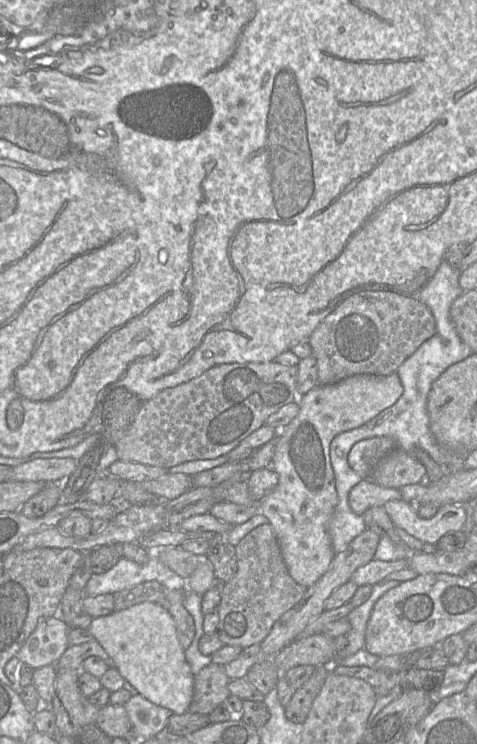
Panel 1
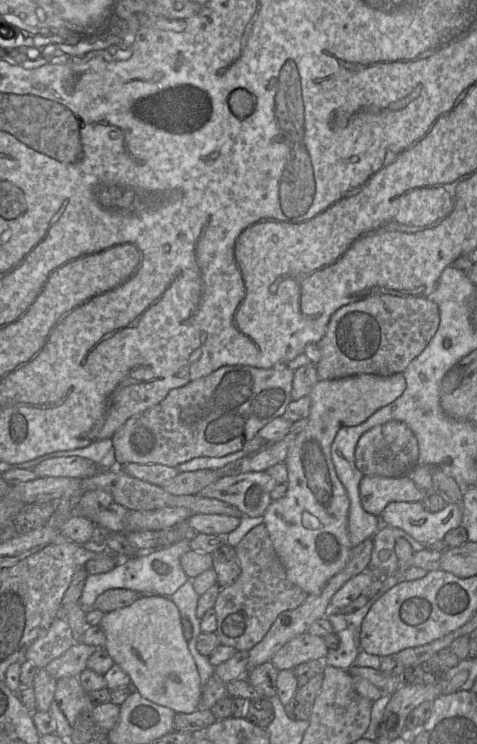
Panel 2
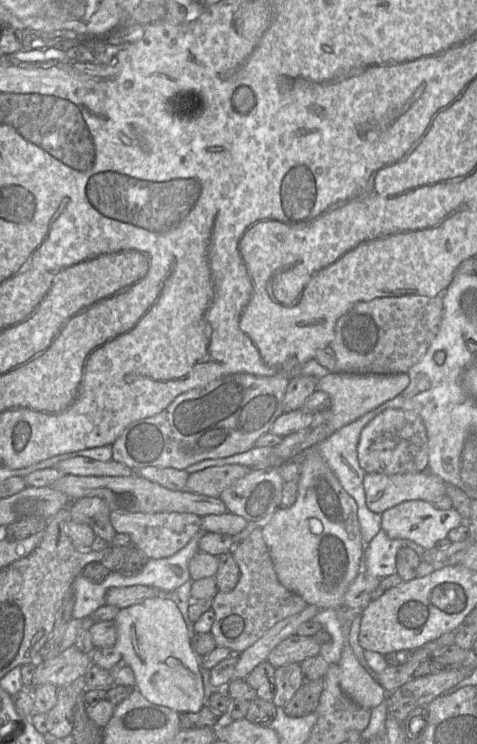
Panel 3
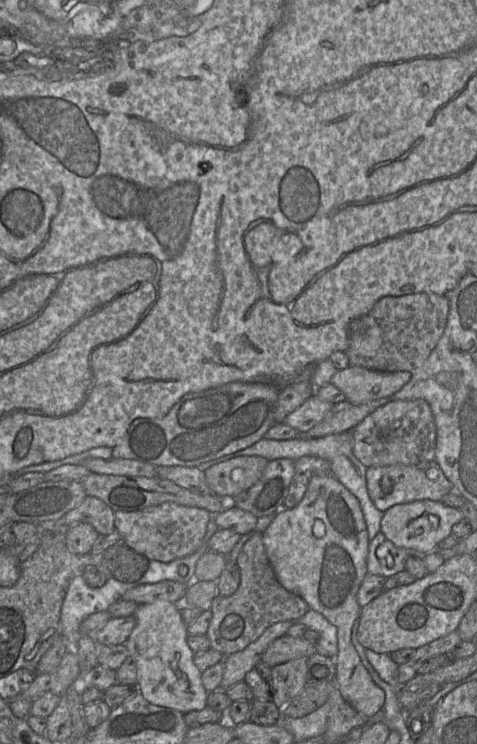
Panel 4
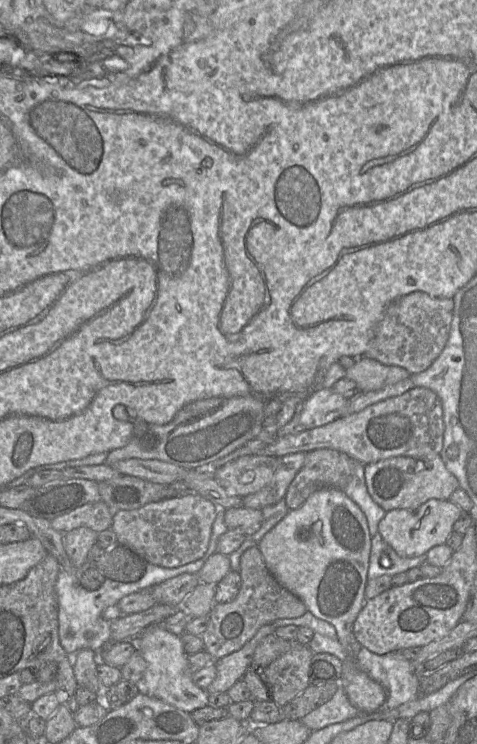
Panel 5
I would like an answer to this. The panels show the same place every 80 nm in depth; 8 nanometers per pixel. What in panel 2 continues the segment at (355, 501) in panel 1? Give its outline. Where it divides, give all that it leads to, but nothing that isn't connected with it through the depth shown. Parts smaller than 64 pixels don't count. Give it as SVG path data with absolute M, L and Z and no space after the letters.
M407 475L399 477L363 476L359 483L363 509L380 517L383 509L392 502L420 502L427 492L419 488Z

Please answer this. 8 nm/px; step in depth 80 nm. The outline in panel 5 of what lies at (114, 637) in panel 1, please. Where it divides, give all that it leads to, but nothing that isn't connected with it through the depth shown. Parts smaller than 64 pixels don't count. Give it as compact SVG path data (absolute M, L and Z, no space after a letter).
M157 623L143 630L136 637L135 645L146 663L140 682L141 692L187 713L208 705L208 692L194 684L192 680L193 672L180 636L170 633Z

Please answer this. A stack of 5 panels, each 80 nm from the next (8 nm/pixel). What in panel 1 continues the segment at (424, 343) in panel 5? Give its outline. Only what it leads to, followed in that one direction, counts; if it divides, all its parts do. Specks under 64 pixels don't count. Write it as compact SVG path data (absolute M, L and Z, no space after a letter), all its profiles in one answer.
M360 291L343 300L308 338L317 360L318 385L358 375L389 375L436 332L430 309L417 295L392 291Z

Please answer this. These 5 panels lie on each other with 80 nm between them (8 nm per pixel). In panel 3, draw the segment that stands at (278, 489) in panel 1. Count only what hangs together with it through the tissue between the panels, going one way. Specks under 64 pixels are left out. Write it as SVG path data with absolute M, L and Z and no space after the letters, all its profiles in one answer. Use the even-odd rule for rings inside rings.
M329 372L316 382L316 389L327 393L331 400L328 426L334 433L342 427L356 421L364 414L377 408L384 402L395 398L409 384L407 373L398 374L353 374ZM308 448L303 451L301 455L303 455L301 459L292 459L297 460L300 463L300 478L298 482L297 499L295 503L289 508L278 508L268 520L262 521L264 522L264 526L261 528L263 540L269 551L277 578L287 590L300 596L307 605L314 605L320 610L342 609L344 595L349 585L354 581L354 579L363 569L364 543L362 540L360 524L357 517L357 504L339 483L338 479L333 474L316 448Z

